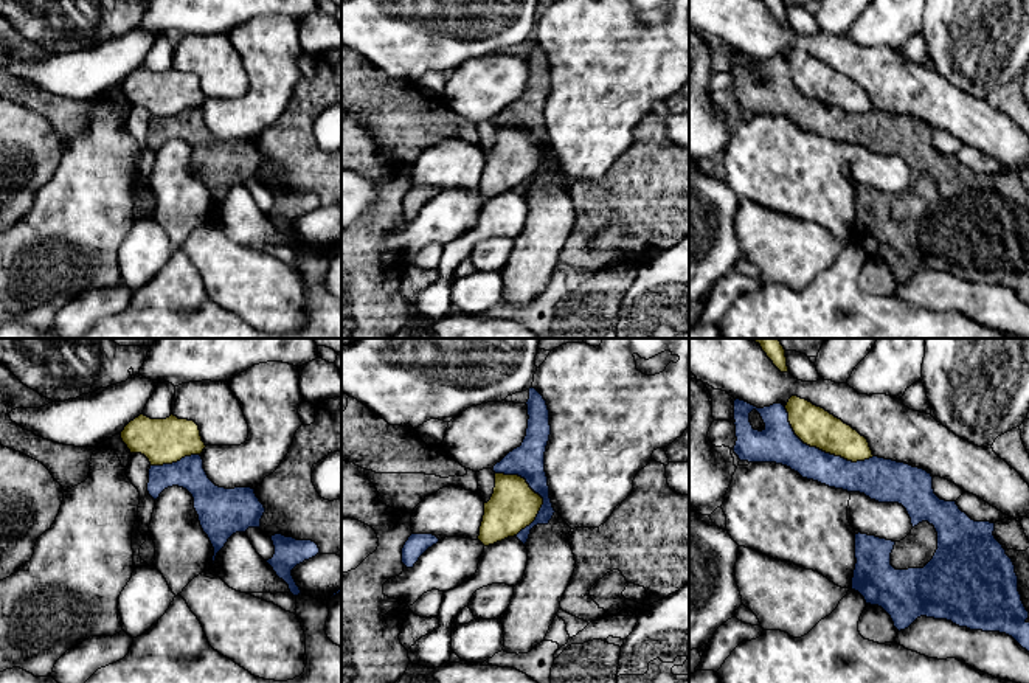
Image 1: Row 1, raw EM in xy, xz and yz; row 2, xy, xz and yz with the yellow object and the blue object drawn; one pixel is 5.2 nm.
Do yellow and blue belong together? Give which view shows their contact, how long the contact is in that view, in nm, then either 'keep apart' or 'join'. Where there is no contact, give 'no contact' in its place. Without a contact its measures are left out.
yz | 550 nm | keep apart

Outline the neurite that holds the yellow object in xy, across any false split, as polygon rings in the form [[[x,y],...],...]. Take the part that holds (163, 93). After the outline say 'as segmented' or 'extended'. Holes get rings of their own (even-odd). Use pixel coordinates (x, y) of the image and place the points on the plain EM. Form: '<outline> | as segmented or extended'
[[[140,67],[124,79],[121,92],[130,106],[144,107],[151,118],[177,115],[185,109],[200,107],[206,99],[199,78],[174,67],[166,71]]] | as segmented

